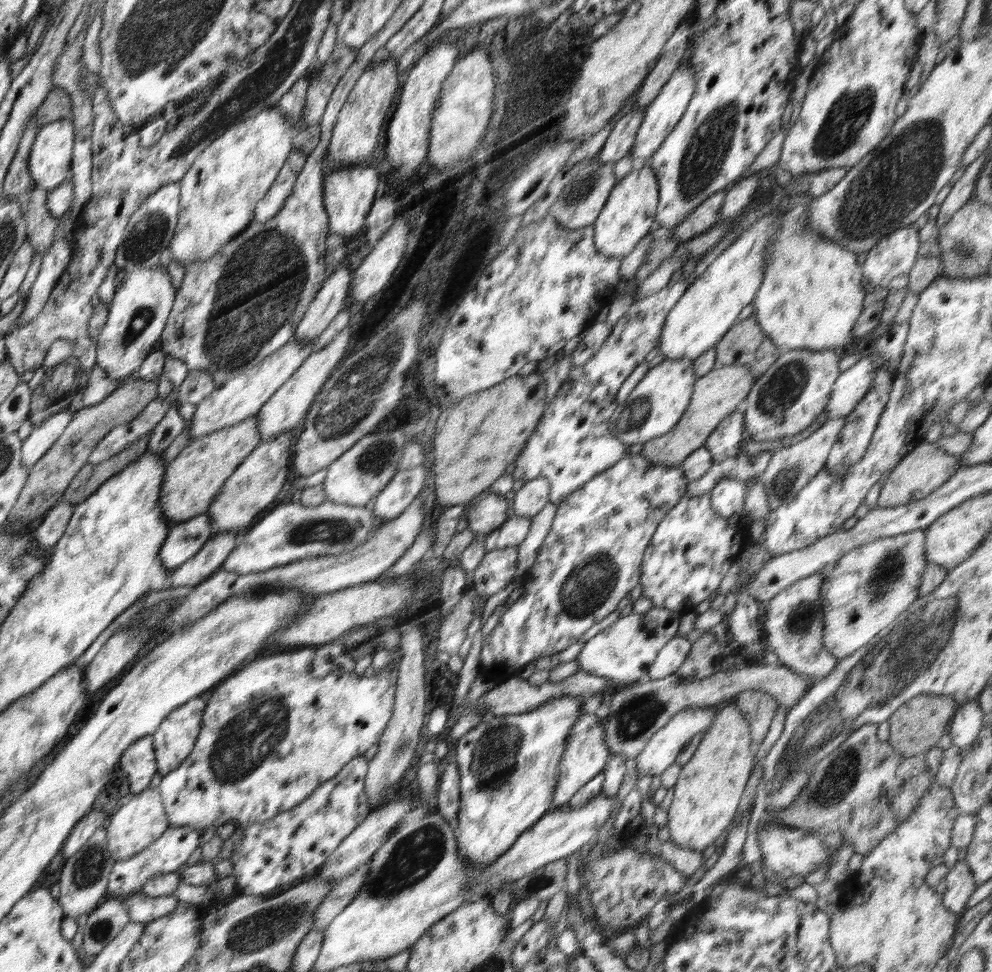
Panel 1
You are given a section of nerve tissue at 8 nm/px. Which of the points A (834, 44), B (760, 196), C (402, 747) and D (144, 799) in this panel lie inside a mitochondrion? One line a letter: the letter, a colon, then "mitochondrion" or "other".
A: other
B: other
C: mitochondrion
D: other

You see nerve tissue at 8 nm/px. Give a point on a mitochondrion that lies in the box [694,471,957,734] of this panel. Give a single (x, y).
(887, 571)

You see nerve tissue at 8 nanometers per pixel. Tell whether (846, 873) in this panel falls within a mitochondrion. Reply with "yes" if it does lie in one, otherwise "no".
no

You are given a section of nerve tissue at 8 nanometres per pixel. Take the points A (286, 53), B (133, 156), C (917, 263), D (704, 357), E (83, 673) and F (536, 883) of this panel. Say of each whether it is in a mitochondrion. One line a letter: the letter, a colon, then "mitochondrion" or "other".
A: mitochondrion
B: other
C: other
D: other
E: other
F: mitochondrion

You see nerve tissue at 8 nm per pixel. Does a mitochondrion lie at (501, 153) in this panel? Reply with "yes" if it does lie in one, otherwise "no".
no

